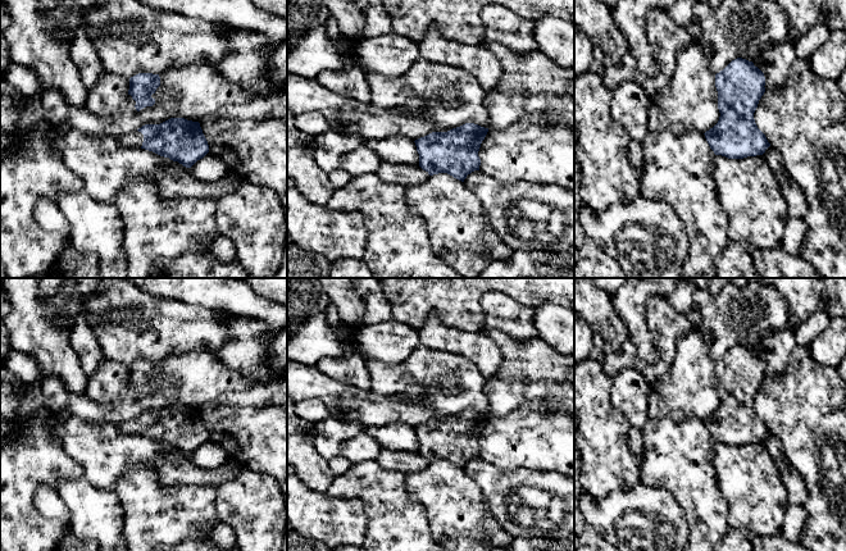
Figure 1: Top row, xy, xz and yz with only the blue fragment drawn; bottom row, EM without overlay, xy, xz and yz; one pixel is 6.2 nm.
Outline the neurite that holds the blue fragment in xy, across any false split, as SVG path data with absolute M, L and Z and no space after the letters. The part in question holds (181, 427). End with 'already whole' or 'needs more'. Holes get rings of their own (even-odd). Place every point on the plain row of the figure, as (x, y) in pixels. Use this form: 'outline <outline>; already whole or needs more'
outline M170 405L160 411L145 411L117 424L120 433L141 434L191 455L209 440L199 409Z; needs more

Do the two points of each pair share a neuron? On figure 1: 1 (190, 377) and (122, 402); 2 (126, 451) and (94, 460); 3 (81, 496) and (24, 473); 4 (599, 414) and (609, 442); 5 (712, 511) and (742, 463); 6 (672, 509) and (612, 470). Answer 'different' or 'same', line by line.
1: same
2: same
3: different
4: same
5: different
6: different

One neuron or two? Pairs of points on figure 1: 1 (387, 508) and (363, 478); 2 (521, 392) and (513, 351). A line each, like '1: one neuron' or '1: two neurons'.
1: one neuron
2: two neurons

